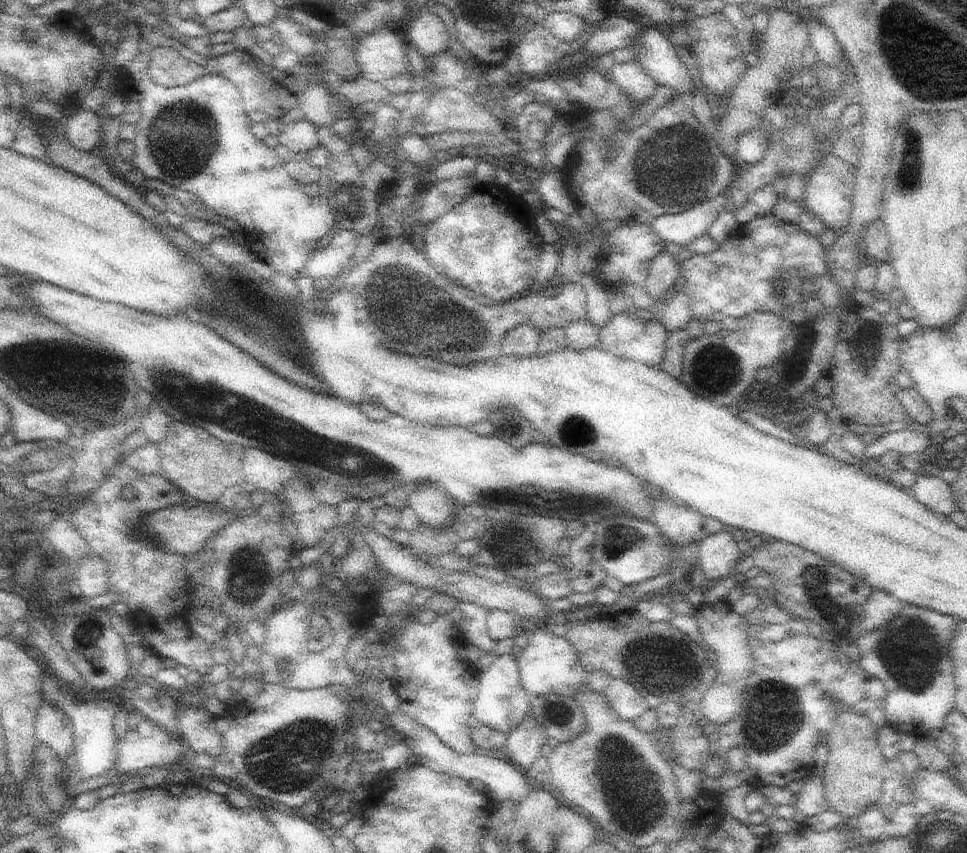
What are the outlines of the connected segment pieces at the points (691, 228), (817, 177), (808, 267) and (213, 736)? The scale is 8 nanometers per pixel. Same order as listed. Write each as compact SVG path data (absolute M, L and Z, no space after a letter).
M723 194L693 206L682 213L667 213L652 222L652 228L662 241L682 246L705 236L725 210L728 195Z
M832 153L828 154L826 158L822 158L822 162L817 164L812 174L805 179L803 205L812 210L812 214L816 214L826 224L827 228L842 232L850 224L855 173L856 167L848 164L842 158L836 158Z
M769 213L748 224L741 224L718 250L685 260L681 265L682 283L687 290L690 309L699 320L701 316L714 316L716 313L740 319L746 314L761 311L782 314L794 326L804 326L812 322L815 314L820 314L820 308L826 306L828 310L836 310L840 304L840 286L836 286L836 280L828 274L826 254L820 238L802 230L798 223L786 224Z
M184 706L177 710L182 739L188 742L188 748L198 754L208 754L216 762L222 754L222 738L216 730L216 718L206 708Z

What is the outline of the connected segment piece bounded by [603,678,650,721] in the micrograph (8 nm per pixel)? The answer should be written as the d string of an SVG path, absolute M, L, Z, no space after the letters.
M612 678L610 686L603 693L608 700L608 706L624 720L636 721L648 711L648 702L628 682Z

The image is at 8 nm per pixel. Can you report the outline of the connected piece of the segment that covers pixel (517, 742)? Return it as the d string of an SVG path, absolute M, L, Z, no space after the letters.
M532 716L525 720L510 734L507 741L507 755L524 770L530 770L534 760L541 756L541 749L546 741L546 734Z

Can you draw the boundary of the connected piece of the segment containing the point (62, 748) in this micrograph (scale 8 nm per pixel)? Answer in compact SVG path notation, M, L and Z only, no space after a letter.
M42 702L36 716L36 736L40 743L50 746L62 763L73 757L73 725L68 714L50 702Z

